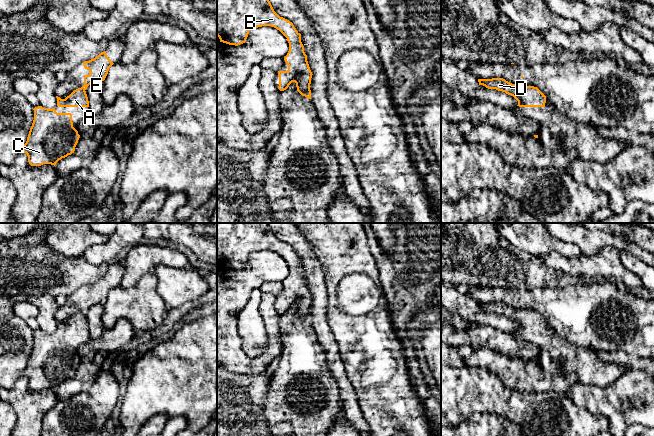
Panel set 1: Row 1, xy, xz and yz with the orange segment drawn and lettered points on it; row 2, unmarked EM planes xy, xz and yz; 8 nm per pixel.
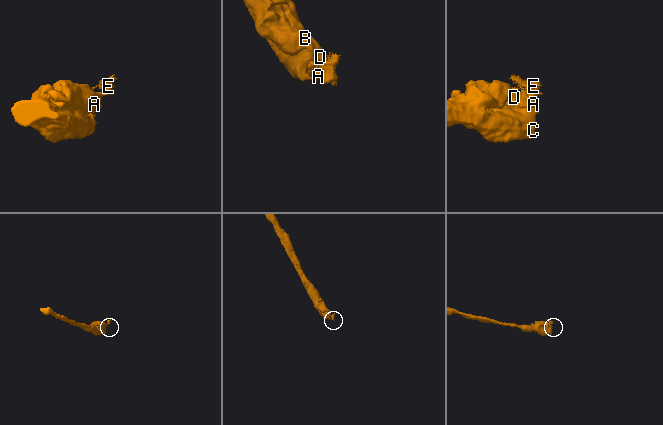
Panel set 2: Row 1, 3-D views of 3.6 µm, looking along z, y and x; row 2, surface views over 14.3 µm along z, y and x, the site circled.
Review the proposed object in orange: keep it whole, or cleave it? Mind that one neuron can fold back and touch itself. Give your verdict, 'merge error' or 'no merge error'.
merge error

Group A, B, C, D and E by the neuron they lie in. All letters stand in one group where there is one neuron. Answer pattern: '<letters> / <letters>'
A B C D / E

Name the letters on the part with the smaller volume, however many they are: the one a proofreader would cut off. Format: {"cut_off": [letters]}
{"cut_off": ["E"]}

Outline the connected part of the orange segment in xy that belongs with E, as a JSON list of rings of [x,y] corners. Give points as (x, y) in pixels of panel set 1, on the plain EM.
[[[106,275],[101,276],[97,281],[89,285],[84,285],[84,292],[90,295],[89,299],[84,300],[84,309],[81,313],[86,314],[94,305],[104,305],[109,292],[114,288],[107,280]]]

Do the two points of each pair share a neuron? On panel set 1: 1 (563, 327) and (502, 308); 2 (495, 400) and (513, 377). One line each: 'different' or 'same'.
1: different
2: different

